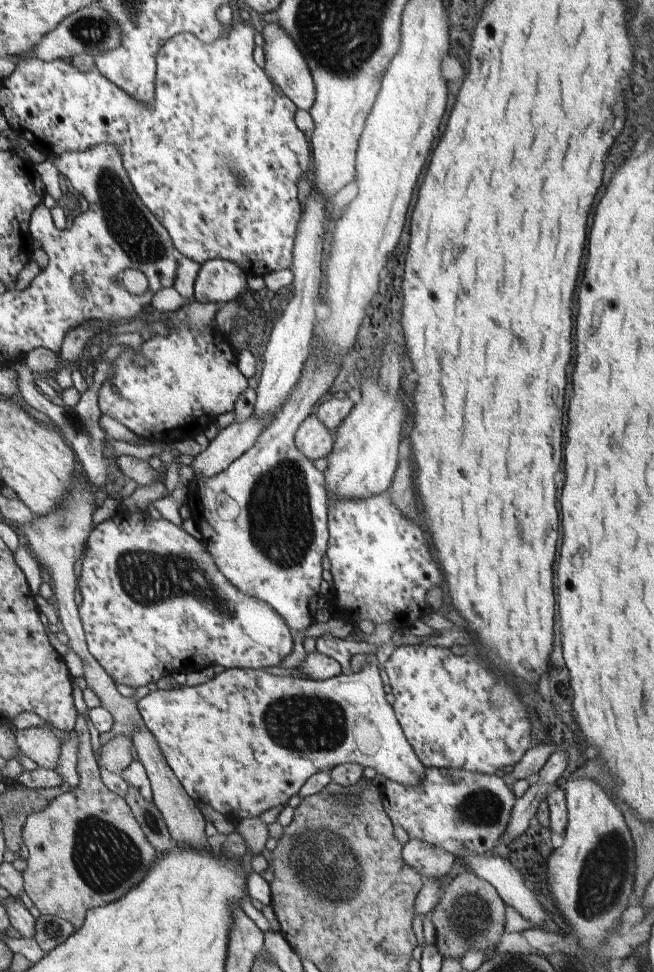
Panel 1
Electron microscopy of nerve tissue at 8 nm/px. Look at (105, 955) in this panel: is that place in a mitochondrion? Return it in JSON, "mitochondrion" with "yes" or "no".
{"mitochondrion":"no"}

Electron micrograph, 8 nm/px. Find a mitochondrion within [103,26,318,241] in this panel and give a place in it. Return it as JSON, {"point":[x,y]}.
{"point":[241,180]}

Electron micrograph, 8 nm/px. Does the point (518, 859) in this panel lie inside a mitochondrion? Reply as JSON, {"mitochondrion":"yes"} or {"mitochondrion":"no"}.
{"mitochondrion":"no"}

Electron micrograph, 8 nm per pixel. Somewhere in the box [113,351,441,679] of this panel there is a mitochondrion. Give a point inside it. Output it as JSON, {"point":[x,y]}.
{"point":[281,524]}

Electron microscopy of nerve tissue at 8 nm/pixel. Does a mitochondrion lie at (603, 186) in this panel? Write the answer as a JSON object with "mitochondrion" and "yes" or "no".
{"mitochondrion":"no"}

